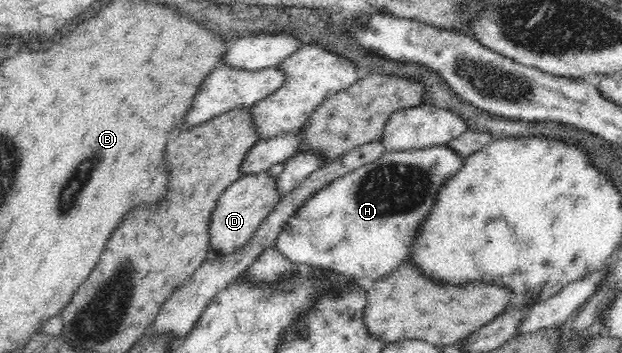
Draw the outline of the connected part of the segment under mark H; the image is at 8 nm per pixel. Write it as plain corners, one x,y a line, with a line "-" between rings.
446,145
382,153
378,161
354,169
354,172
346,173
344,177
313,193
298,209
298,213
294,213
294,217
281,227
275,248
287,260
306,269
325,269
331,277
338,275
366,282
381,279
407,261
419,225
430,215
439,190
462,169
464,161
462,156

